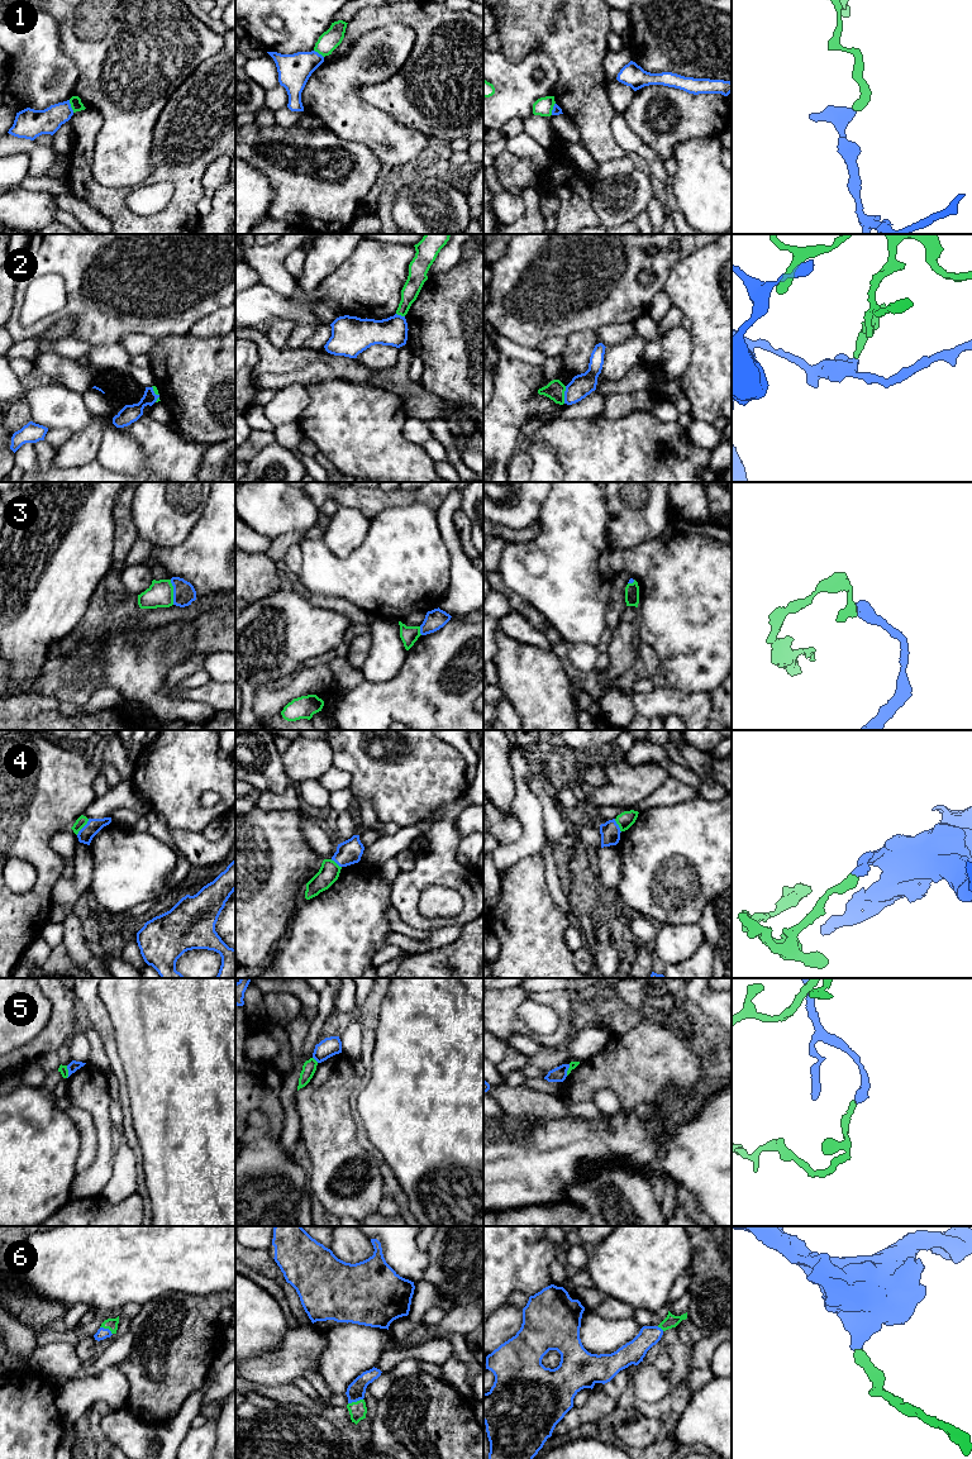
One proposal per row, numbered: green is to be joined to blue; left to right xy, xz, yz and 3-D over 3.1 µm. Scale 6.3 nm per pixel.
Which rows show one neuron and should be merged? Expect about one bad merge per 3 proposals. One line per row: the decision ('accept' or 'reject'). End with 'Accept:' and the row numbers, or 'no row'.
1: reject
2: reject
3: reject
4: reject
5: reject
6: accept
Accept: 6

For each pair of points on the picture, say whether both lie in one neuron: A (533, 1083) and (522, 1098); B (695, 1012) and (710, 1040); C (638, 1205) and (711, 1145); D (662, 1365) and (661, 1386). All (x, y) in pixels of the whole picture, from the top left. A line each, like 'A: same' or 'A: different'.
A: different
B: same
C: different
D: different

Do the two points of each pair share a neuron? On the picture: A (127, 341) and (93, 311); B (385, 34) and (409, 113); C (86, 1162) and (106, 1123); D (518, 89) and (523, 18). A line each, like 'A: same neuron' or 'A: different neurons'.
A: different neurons
B: different neurons
C: different neurons
D: different neurons

